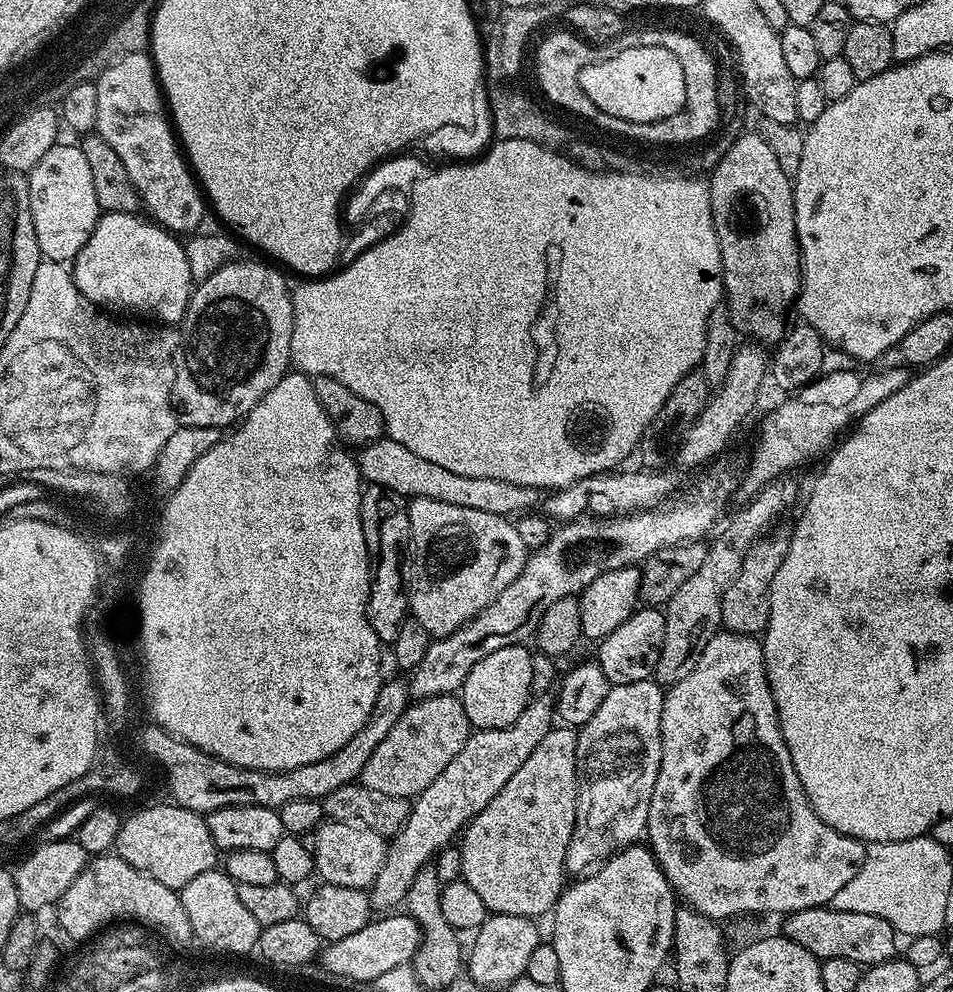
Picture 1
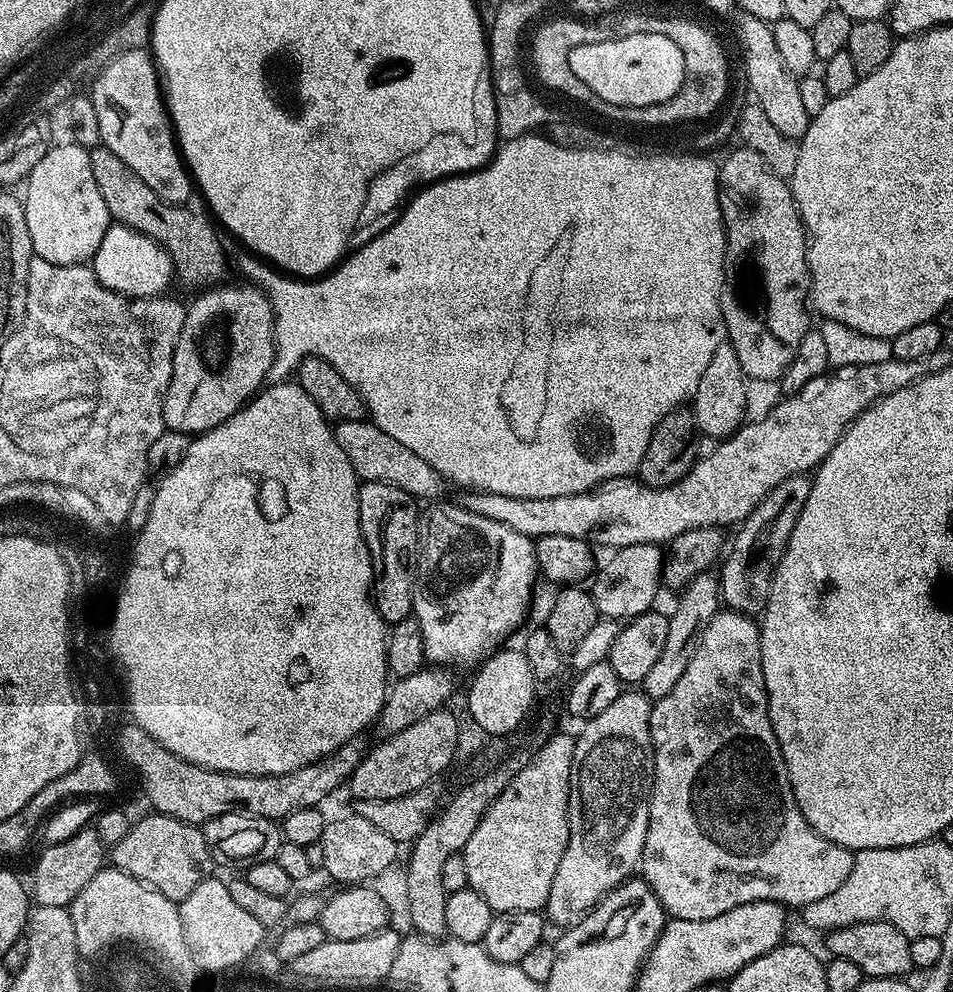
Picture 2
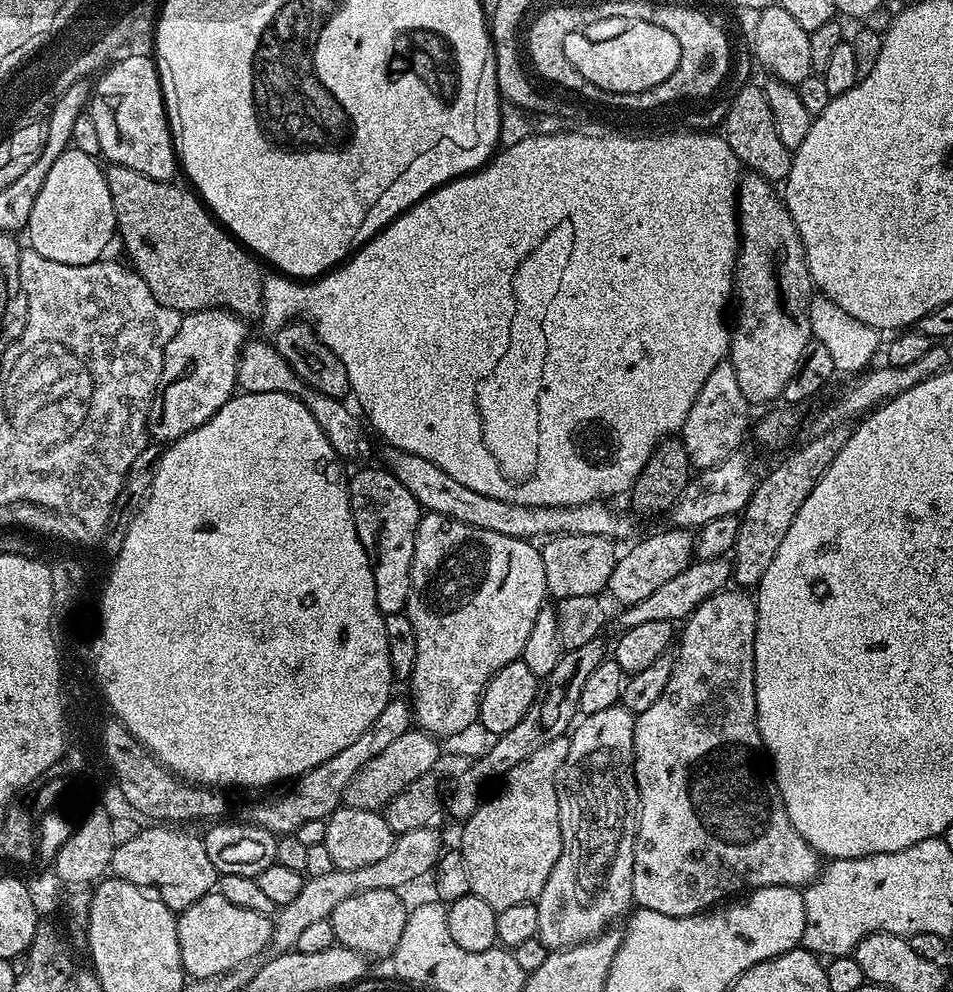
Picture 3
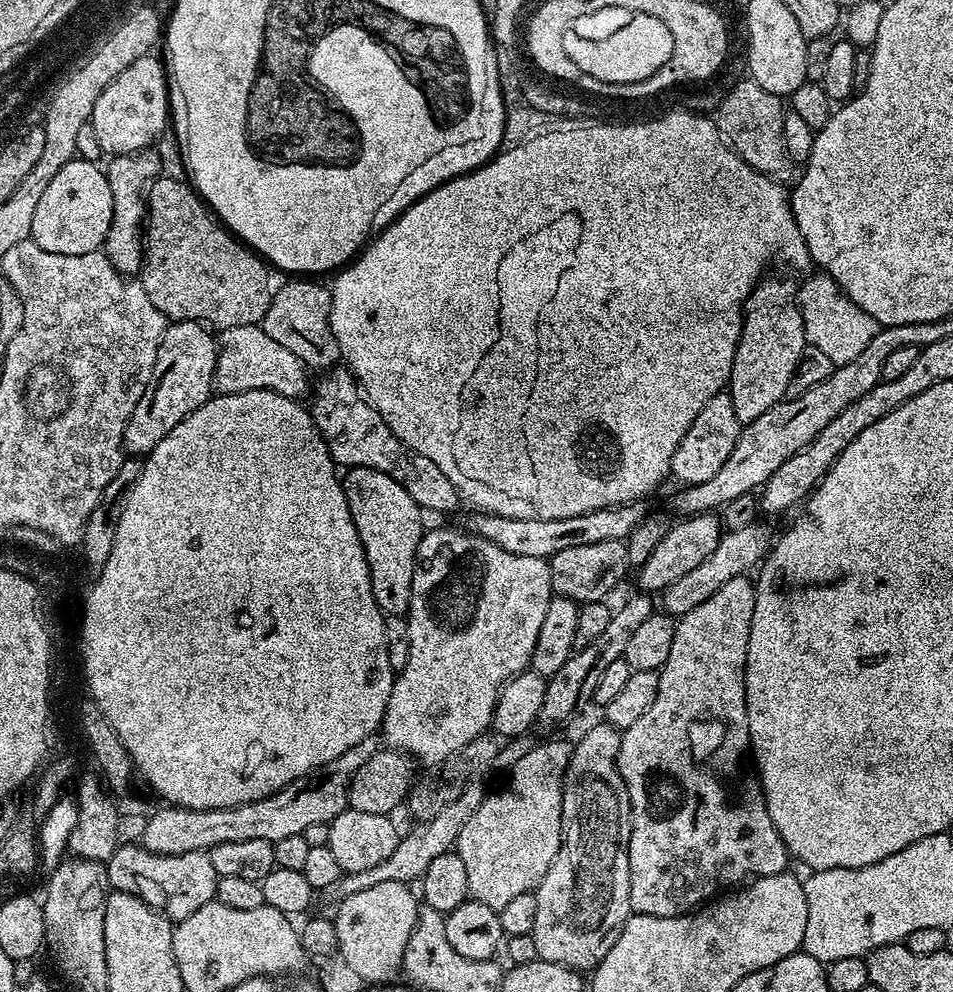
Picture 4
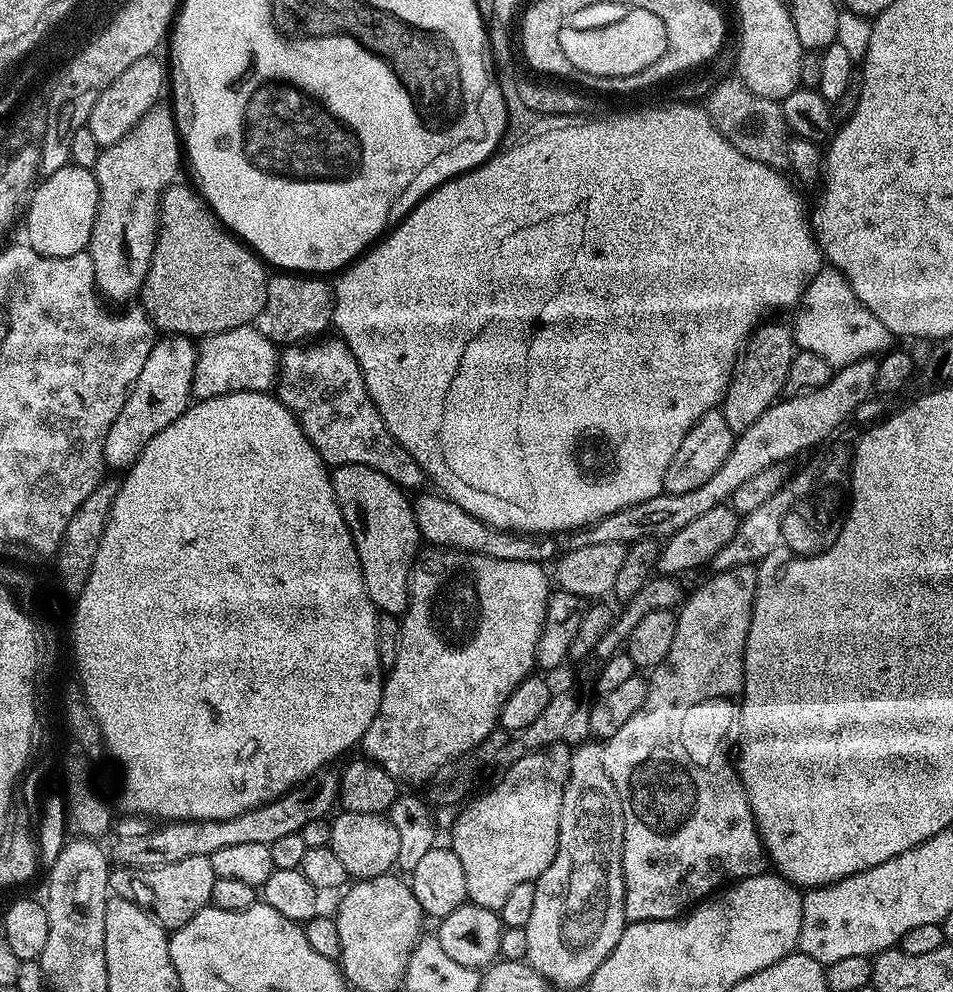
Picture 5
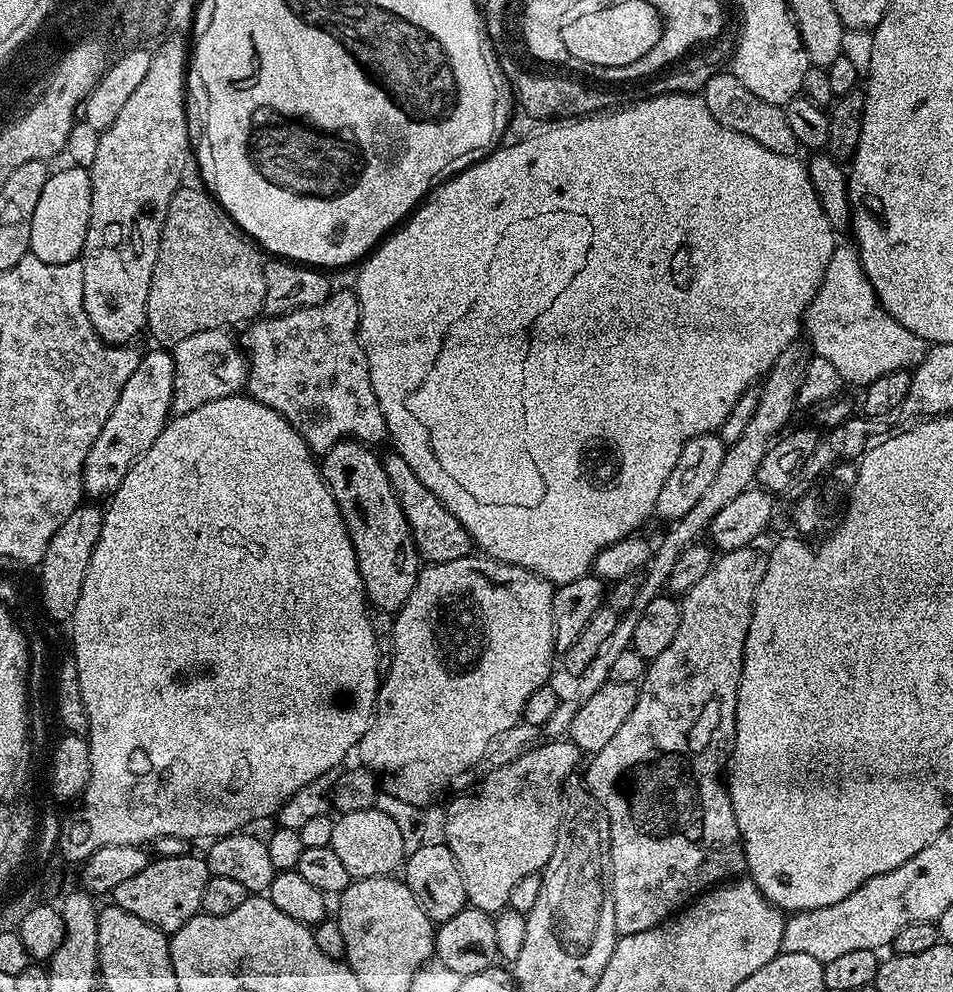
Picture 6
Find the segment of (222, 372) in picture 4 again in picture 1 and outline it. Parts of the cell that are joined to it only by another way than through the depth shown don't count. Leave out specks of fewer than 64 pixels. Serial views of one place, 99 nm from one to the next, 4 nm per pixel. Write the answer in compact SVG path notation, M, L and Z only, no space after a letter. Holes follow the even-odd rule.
M387 438L365 444L359 452L361 477L369 485L387 488L401 498L425 496L434 498L434 502L450 502L450 506L466 506L466 510L482 510L486 514L505 518L519 517L535 509L532 507L537 507L542 500L539 489L514 486L514 482L501 482L498 478L466 478L466 474L453 474L451 470L430 462L430 458L421 458L419 454L414 454L414 450L406 450L402 442Z

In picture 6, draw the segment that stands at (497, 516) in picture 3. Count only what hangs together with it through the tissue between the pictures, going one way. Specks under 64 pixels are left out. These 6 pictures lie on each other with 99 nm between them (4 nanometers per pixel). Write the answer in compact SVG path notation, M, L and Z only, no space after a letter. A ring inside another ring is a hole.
M352 290L333 291L324 302L313 308L299 308L281 316L265 315L247 325L247 395L262 402L262 406L270 406L270 410L278 410L278 414L298 430L314 454L329 452L341 438L355 438L372 446L389 439L388 427L370 382L370 366L360 345L359 330L360 307Z

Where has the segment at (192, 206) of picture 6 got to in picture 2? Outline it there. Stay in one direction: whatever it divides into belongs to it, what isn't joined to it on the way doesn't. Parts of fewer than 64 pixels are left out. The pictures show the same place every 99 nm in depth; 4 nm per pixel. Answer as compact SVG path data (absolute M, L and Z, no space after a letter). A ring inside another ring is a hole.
M101 146L91 149L90 170L94 170L94 182L98 182L102 198L106 198L109 217L115 223L145 232L150 238L163 244L172 258L178 280L184 284L204 284L200 286L216 286L223 281L220 279L227 274L228 264L224 261L224 248L220 245L219 234L216 233L217 225L207 215L199 216L198 213L191 212L191 207L188 206L167 204L109 148Z

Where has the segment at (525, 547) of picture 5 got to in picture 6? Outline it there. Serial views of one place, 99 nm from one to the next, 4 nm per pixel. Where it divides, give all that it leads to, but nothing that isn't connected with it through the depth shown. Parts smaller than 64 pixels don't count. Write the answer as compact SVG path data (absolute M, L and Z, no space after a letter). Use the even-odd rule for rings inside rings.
M388 450L380 456L380 465L386 470L386 478L390 478L390 486L402 506L402 514L406 514L406 522L412 531L412 540L416 543L416 551L421 561L429 564L438 562L454 562L454 558L466 558L473 555L474 545L470 534L422 482L418 482L418 474L410 470L406 458L394 450Z

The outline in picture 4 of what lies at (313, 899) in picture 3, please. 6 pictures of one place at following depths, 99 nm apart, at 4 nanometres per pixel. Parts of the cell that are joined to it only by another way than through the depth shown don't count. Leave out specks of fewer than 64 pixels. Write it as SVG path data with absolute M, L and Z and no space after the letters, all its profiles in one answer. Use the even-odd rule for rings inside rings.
M483 775L470 778L470 782L466 782L466 786L462 786L462 794L458 794L458 798L454 798L454 802L450 802L450 806L446 806L446 810L438 810L438 814L417 823L415 825L417 828L409 836L401 835L398 846L394 850L394 854L390 854L390 858L378 862L378 866L370 866L370 870L358 870L341 875L338 885L339 895L346 897L350 894L358 894L358 890L367 890L370 886L378 886L378 882L408 884L419 881L424 875L426 866L434 858L438 858L438 854L446 854L455 849L458 834L462 834L462 826L466 826L466 822L473 816L474 810L478 810L478 806L482 806L484 799L490 795L490 787L488 788L484 779Z

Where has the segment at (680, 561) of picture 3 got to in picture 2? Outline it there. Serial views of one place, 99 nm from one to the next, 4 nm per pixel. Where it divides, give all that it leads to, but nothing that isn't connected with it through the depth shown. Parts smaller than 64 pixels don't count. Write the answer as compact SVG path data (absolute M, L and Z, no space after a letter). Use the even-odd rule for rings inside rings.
M635 544L634 546L615 549L609 556L612 557L604 565L601 563L591 577L590 591L592 601L597 613L601 617L608 617L619 622L627 622L636 616L640 616L643 612L649 611L655 605L652 603L656 600L656 591L661 591L662 588L665 553L662 551L661 545L658 544Z

